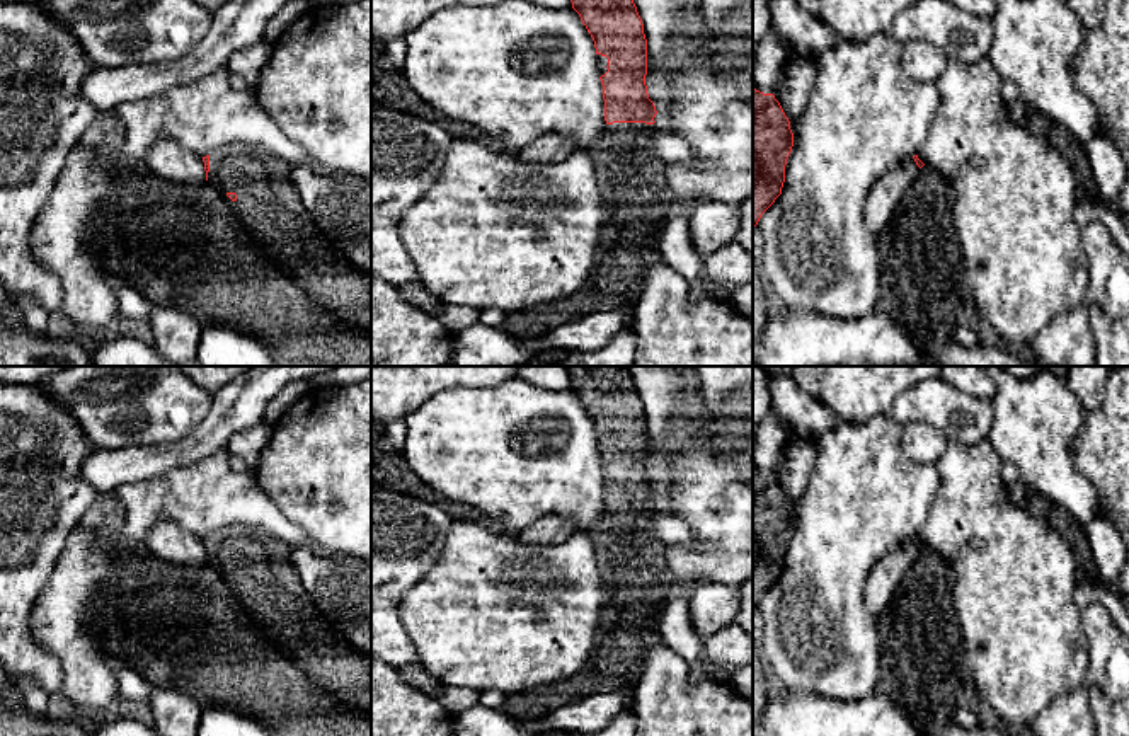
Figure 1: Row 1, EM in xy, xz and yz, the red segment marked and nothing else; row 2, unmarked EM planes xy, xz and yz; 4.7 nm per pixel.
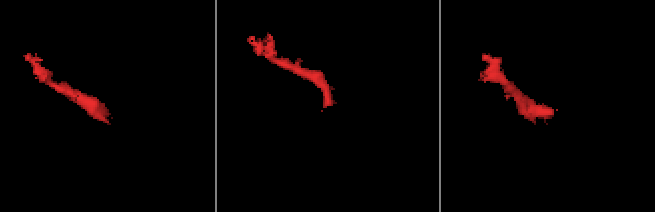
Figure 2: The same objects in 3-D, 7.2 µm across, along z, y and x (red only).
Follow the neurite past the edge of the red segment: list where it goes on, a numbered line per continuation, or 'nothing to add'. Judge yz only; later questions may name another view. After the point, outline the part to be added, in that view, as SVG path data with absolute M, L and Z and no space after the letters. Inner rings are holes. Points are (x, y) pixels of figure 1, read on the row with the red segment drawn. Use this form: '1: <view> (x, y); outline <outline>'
nothing to add

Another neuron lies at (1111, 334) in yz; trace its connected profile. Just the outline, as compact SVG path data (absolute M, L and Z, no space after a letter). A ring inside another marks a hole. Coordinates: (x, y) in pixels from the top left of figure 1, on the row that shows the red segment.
M1086 305L1095 332L1095 366L1129 366L1129 315L1114 319L1098 305Z

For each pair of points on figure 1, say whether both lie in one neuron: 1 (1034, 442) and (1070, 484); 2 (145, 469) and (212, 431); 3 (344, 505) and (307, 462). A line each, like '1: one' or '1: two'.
1: one
2: one
3: one

